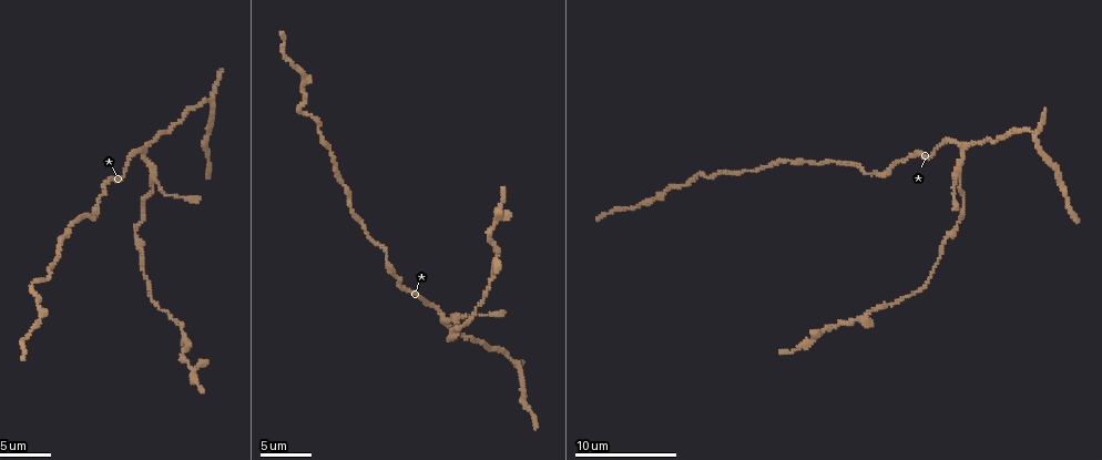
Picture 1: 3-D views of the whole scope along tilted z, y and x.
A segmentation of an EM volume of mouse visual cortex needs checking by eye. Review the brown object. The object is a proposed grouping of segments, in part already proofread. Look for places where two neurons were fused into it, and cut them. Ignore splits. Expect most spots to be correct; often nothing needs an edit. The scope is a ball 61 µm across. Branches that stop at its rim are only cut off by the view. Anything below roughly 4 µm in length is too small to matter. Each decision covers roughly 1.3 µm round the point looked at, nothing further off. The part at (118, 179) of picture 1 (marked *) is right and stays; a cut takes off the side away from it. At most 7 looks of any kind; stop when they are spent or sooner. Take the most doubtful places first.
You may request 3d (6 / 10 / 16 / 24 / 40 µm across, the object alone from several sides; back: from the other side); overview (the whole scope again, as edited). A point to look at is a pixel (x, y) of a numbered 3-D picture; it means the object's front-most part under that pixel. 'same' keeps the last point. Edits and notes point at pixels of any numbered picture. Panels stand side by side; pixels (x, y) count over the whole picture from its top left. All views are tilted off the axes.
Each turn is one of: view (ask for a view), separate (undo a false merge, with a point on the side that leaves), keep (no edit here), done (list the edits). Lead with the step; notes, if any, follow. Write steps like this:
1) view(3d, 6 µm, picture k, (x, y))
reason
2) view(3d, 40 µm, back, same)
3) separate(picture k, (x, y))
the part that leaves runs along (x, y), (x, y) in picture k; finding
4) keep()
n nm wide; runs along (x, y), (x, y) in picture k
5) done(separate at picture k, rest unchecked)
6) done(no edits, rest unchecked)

view(3d, 10 µm, picture 1, (151, 177))
three-way junction

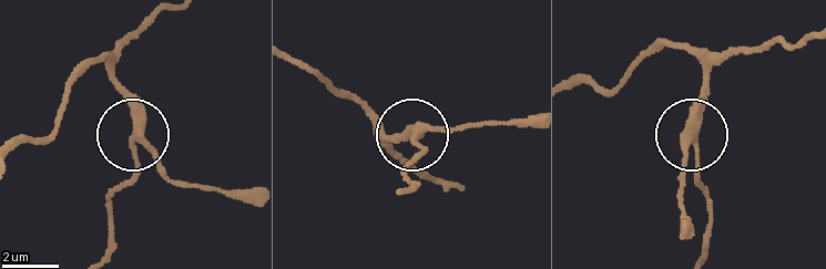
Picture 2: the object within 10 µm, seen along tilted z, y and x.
view(3d, 6 µm, picture 2, (689, 138))

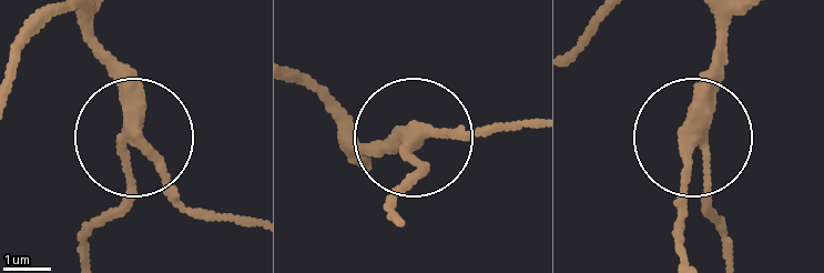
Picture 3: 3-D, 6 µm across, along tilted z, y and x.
keep()
280 nm wide; runs along (296, 78), (374, 149), (494, 125) in picture 3; all the same neuron

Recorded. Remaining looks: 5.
view(3d, 16 µm, picture 1, (301, 111))
thick turns thin

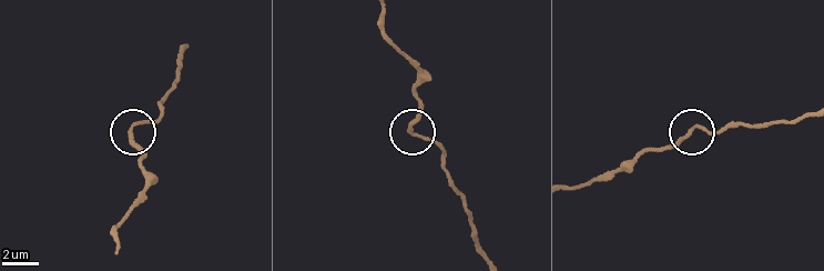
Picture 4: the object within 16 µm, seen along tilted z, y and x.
keep()
runs along (485, 253), (441, 153), (412, 132), (418, 99) in picture 4; all the same neuron

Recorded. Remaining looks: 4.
view(3d, 10 µm, picture 1, (180, 329))
narrows sharply

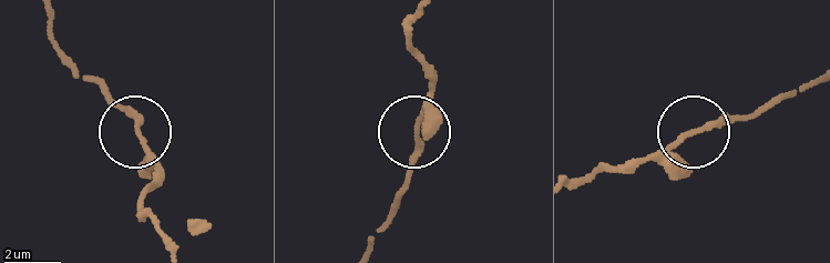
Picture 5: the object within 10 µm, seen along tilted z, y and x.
view(3d, 6 µm, picture 5, (689, 134))
zoom in

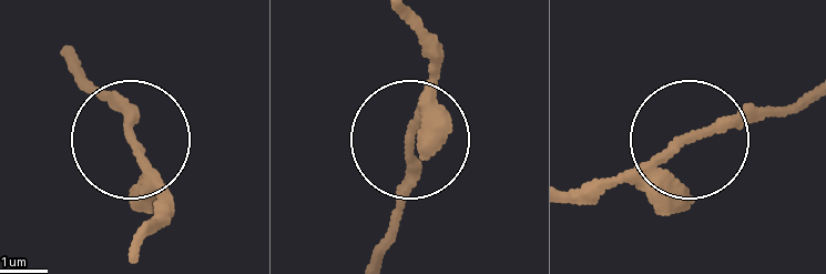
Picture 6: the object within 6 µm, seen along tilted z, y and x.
keep()
190 nm wide; runs along (370, 257), (410, 171), (435, 54) in picture 6; one neuron here

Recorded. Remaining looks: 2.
done(no edits, rest unchecked)

